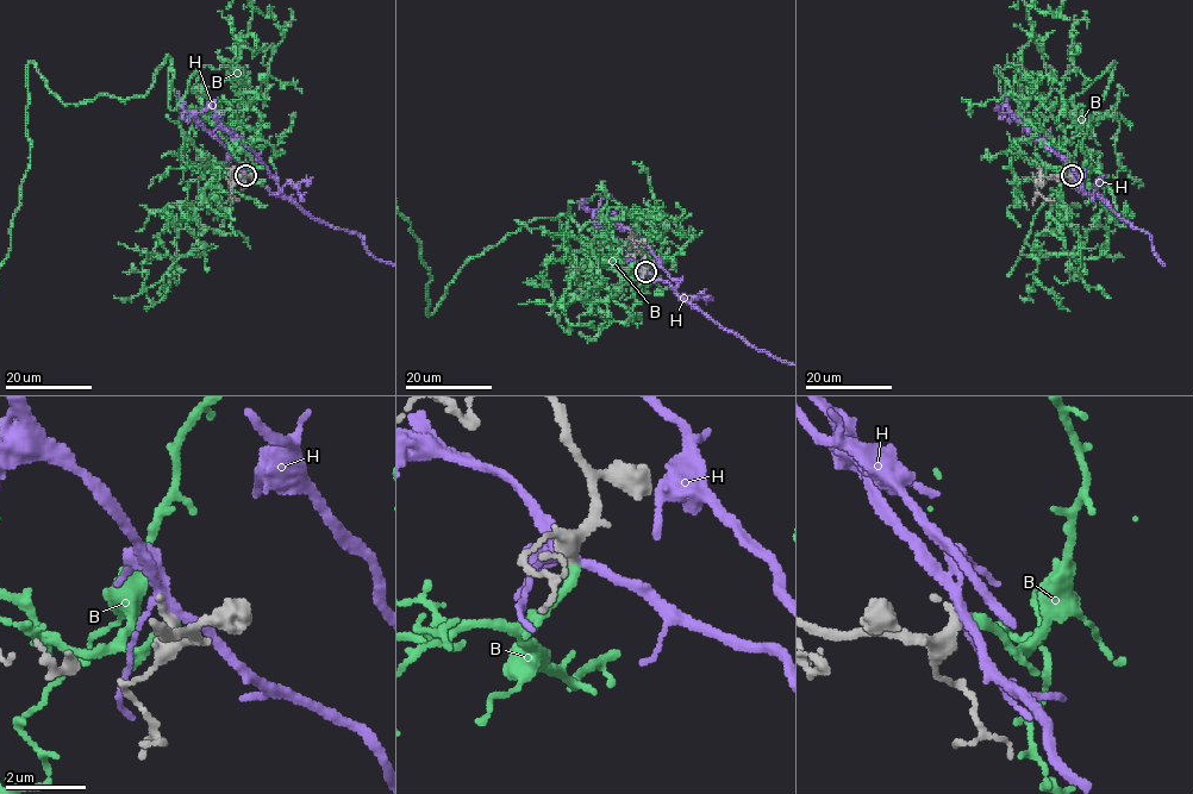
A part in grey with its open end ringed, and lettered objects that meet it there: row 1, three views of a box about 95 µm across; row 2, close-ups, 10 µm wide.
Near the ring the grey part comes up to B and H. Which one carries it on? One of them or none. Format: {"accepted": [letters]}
{"accepted": ["B"]}

